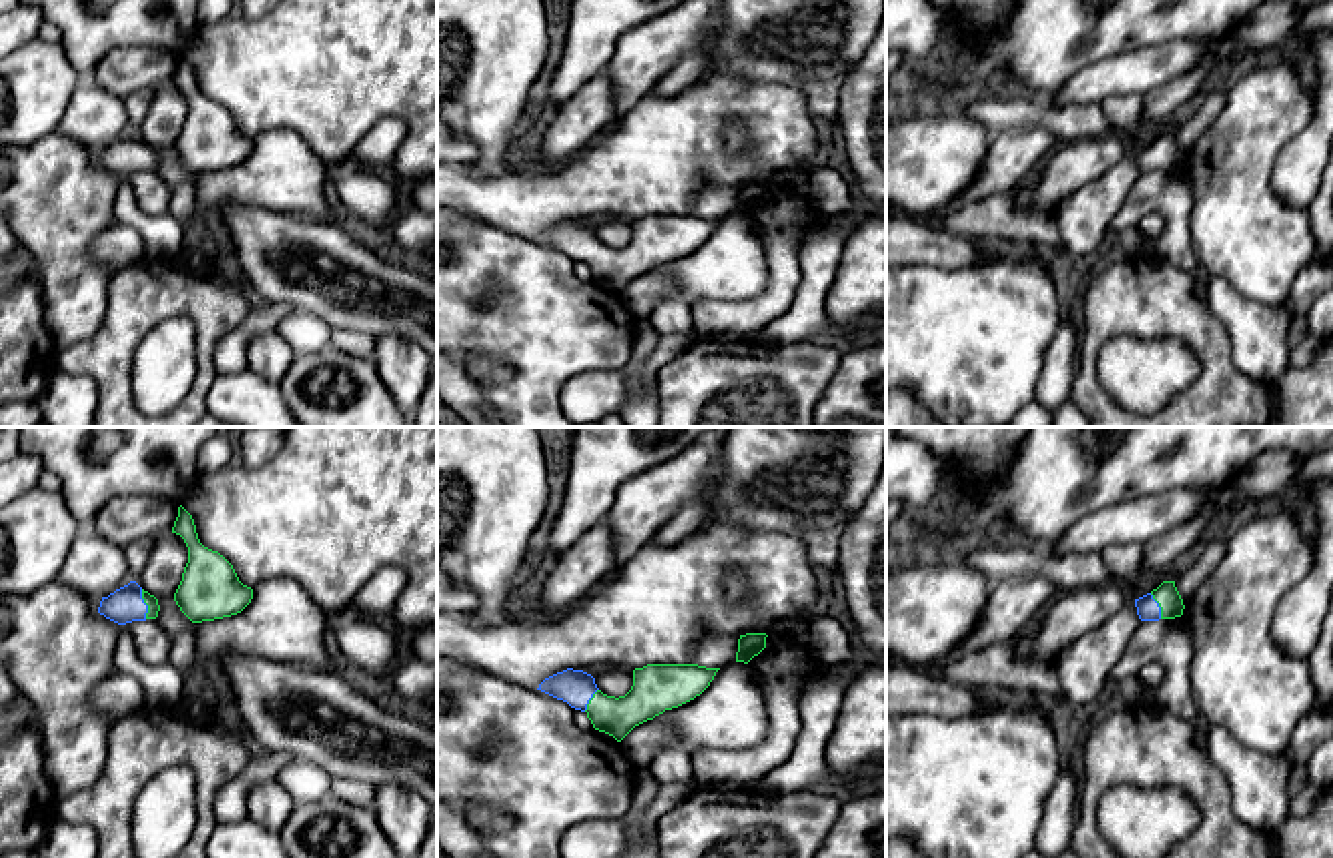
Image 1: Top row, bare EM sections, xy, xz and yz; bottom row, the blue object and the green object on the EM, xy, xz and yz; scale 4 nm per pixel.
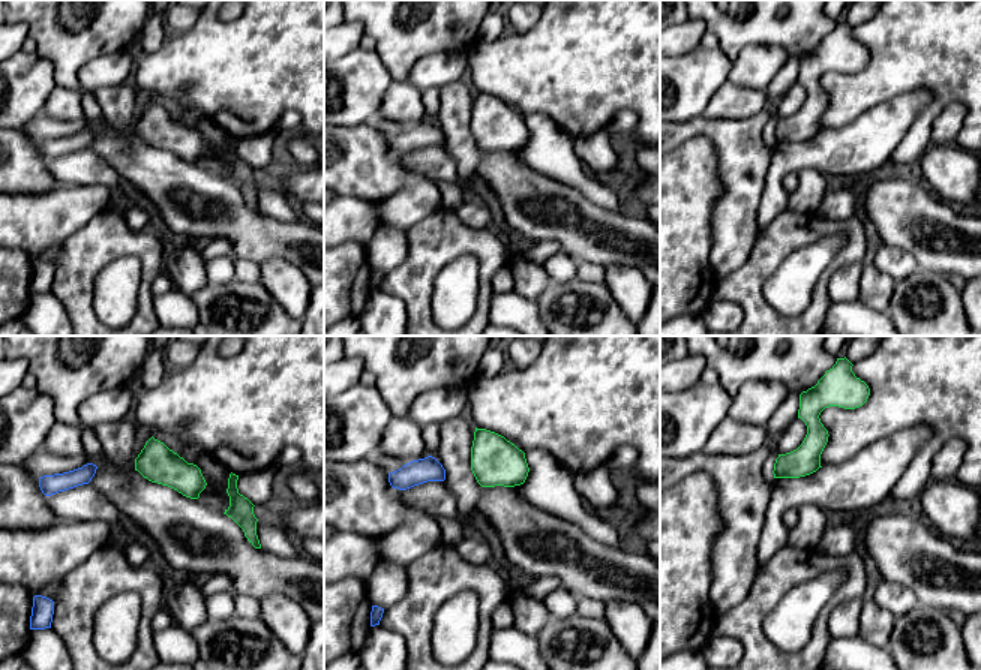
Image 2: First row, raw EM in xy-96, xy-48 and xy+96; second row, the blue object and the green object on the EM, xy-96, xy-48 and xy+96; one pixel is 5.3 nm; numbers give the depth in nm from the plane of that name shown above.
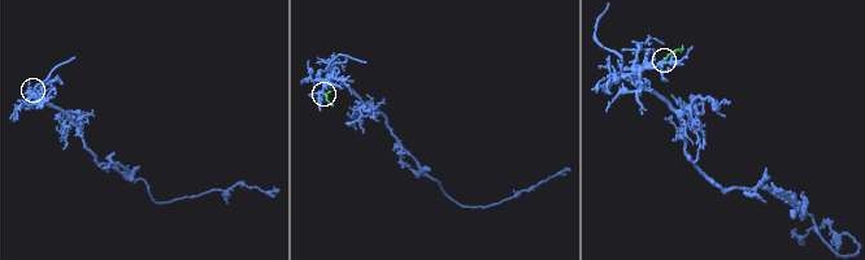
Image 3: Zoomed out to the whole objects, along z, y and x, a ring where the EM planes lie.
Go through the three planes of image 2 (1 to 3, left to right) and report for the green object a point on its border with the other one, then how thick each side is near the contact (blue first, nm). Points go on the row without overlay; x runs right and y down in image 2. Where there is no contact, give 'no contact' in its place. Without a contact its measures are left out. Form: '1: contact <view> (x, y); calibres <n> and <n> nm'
1: no contact
2: no contact
3: no contact

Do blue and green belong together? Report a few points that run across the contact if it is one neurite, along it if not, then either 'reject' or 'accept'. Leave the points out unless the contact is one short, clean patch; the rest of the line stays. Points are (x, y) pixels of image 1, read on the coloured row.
xy (125, 606), (145, 604), (153, 604) | accept

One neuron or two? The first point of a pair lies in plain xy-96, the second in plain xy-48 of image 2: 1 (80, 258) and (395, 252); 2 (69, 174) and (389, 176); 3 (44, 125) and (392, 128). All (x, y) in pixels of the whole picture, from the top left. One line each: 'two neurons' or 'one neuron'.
1: two neurons
2: two neurons
3: one neuron

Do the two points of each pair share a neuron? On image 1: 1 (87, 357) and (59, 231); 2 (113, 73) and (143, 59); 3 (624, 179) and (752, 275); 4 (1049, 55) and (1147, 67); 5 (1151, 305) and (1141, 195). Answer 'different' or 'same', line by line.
1: different
2: same
3: different
4: different
5: different

